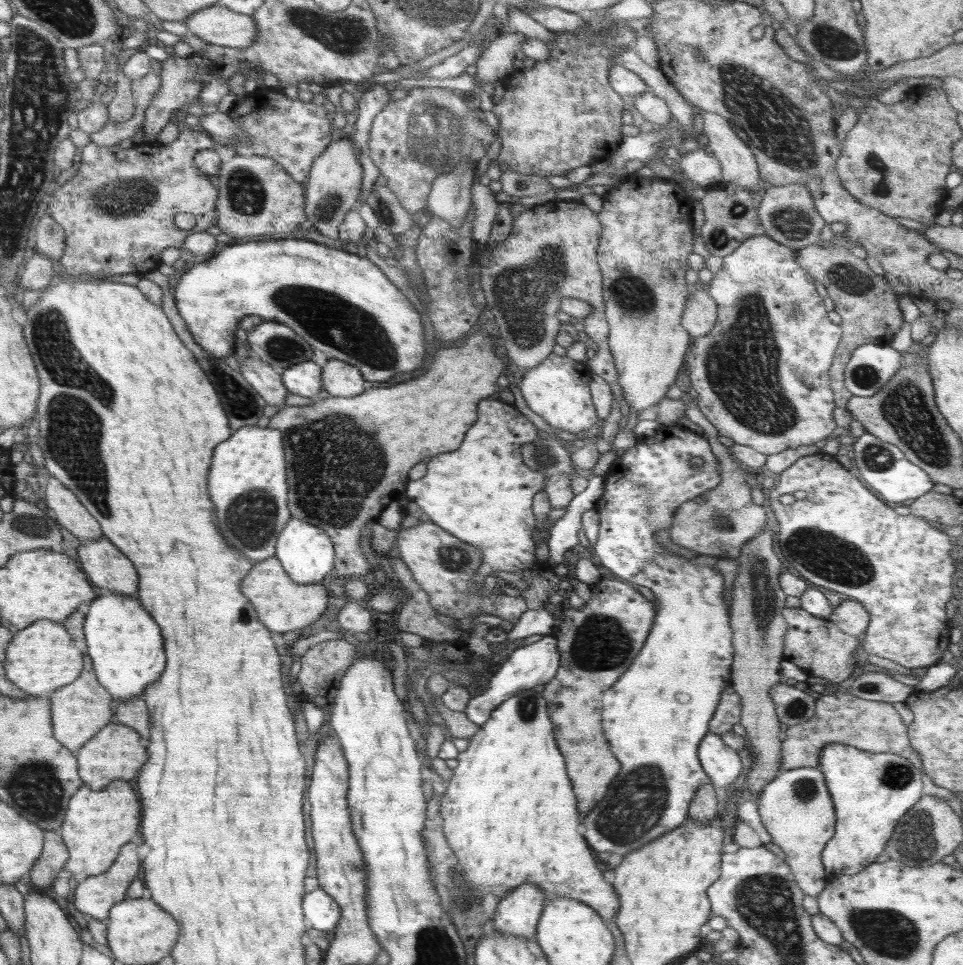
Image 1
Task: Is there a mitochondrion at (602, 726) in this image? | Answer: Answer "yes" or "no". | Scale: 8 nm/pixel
no

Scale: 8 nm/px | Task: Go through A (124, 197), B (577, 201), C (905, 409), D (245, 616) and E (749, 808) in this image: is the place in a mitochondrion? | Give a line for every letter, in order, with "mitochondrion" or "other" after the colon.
A: mitochondrion
B: other
C: mitochondrion
D: other
E: other

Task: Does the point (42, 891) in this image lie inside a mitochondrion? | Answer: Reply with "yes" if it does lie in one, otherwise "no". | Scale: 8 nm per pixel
no

